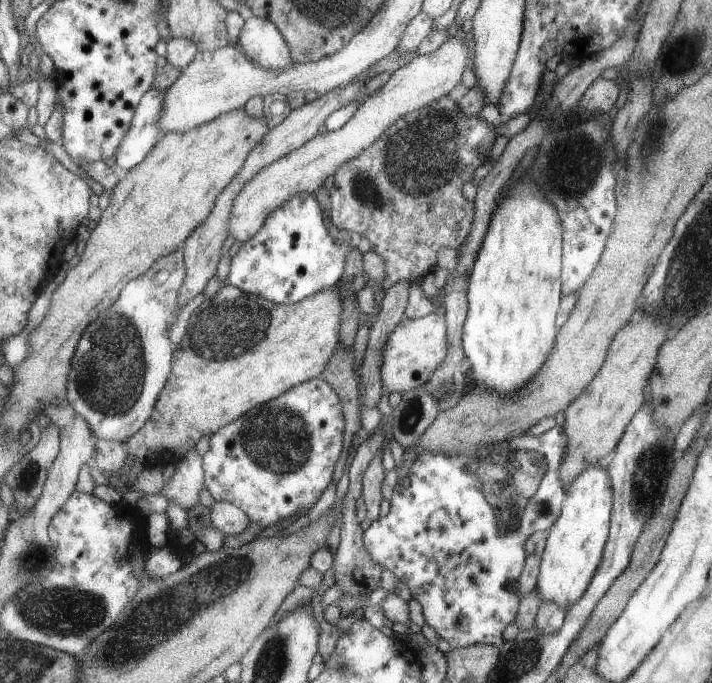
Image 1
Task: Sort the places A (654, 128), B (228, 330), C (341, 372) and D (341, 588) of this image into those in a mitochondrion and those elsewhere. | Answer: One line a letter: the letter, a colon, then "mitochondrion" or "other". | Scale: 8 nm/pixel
A: mitochondrion
B: mitochondrion
C: other
D: other

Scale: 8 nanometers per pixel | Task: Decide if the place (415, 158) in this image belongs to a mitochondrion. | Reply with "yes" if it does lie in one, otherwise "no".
yes

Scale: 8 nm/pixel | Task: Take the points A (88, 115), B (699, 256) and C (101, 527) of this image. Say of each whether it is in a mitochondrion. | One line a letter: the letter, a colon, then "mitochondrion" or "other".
A: other
B: mitochondrion
C: other

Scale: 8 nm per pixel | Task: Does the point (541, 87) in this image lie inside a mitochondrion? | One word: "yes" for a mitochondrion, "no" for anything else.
no

